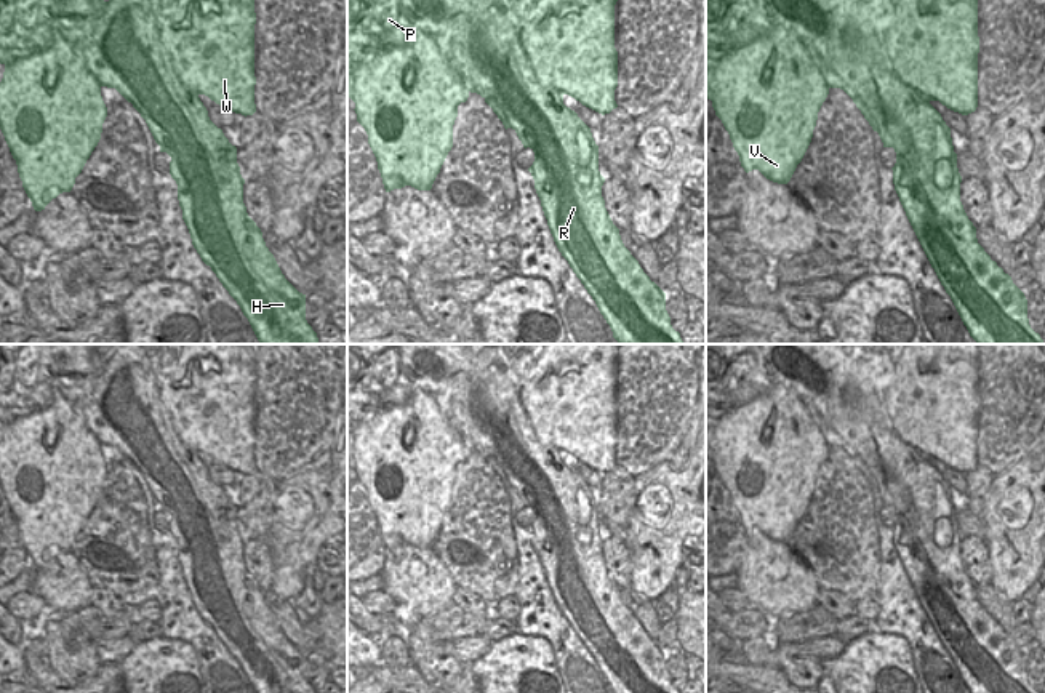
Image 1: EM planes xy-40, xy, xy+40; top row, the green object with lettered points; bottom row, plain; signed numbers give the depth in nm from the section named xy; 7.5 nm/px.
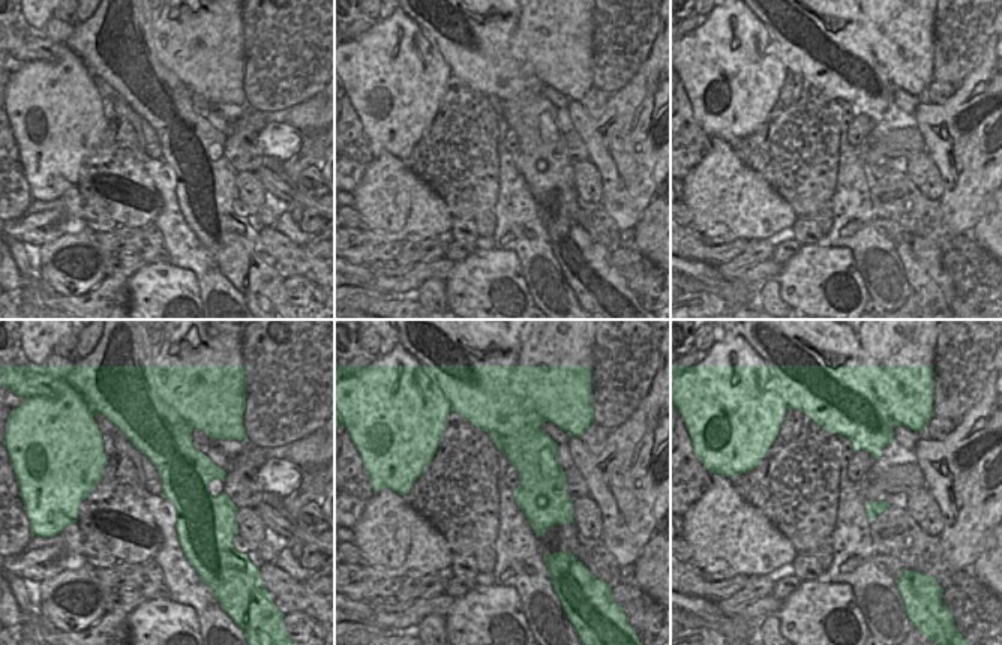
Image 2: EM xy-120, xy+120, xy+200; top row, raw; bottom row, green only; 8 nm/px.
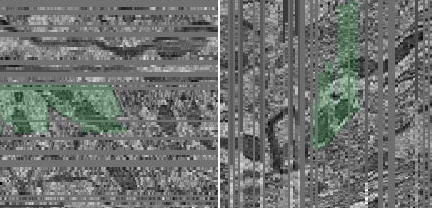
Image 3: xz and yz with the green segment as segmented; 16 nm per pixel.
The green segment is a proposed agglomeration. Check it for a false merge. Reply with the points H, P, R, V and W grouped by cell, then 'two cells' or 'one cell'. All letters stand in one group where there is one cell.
groups H R / P V W; two cells

